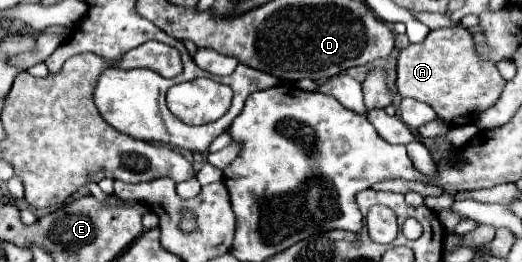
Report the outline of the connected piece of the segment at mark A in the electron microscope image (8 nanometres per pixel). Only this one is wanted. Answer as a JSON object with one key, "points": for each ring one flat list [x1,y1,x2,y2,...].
{"points":[[464,27,430,31,420,45,402,49,396,65,396,89,400,97,428,103,448,125,474,123,482,111,498,101,504,85,506,81,500,77,496,65,476,55,472,35]]}

